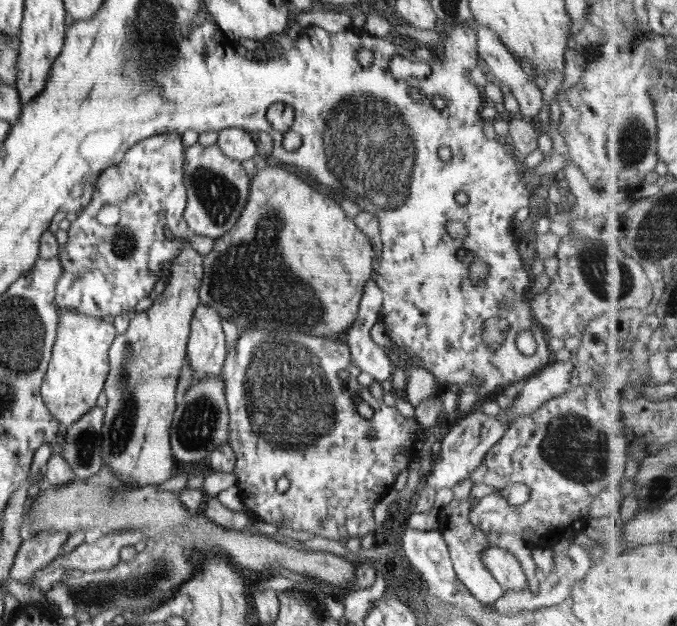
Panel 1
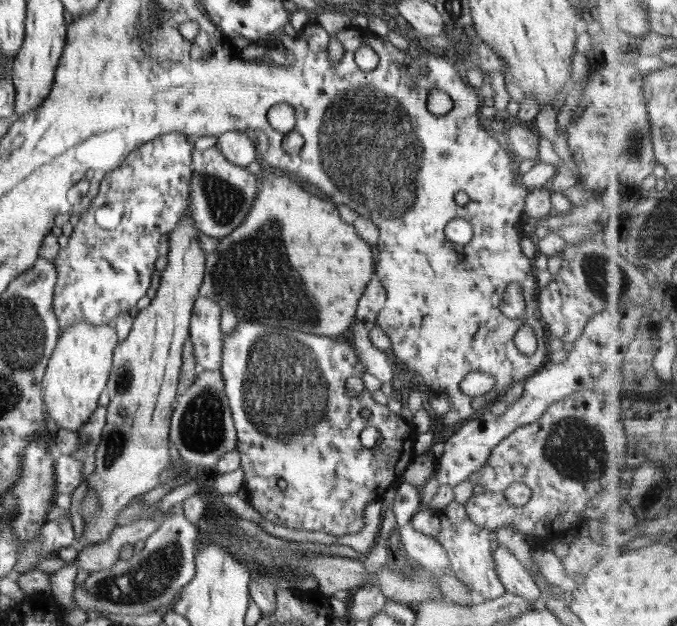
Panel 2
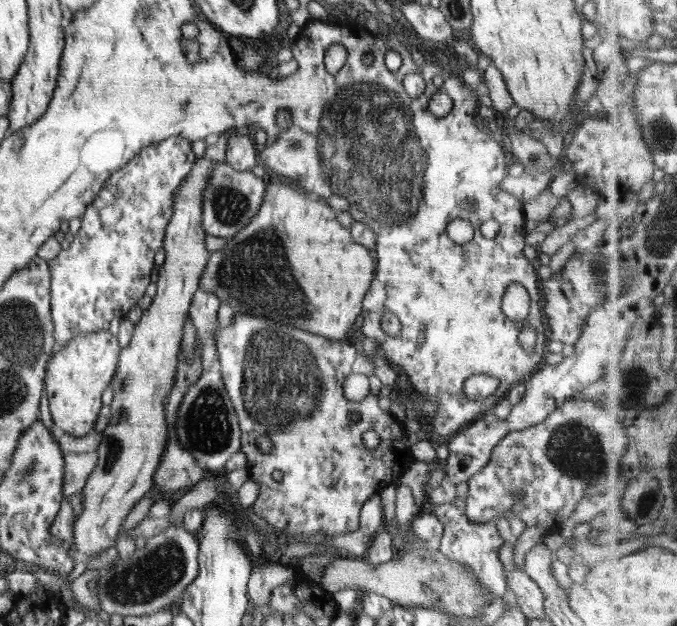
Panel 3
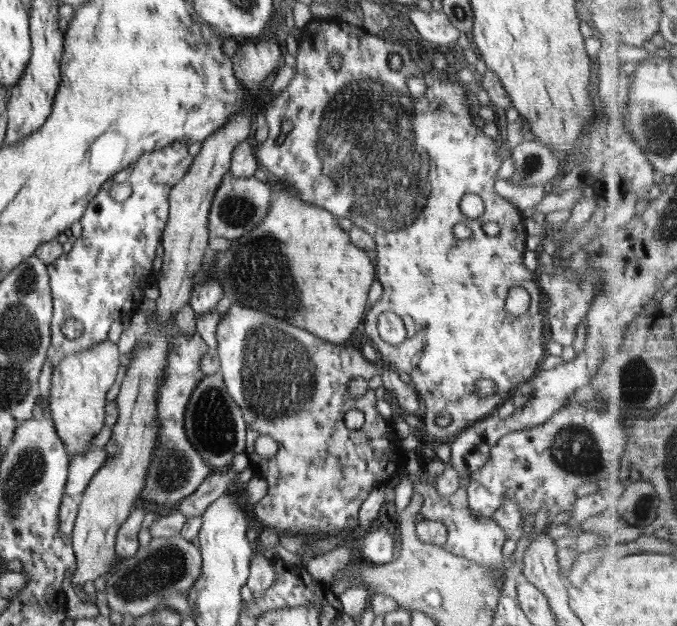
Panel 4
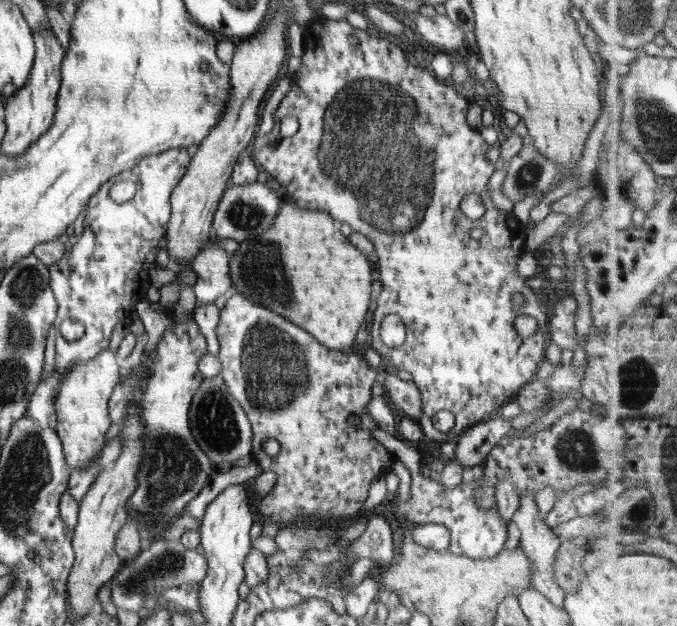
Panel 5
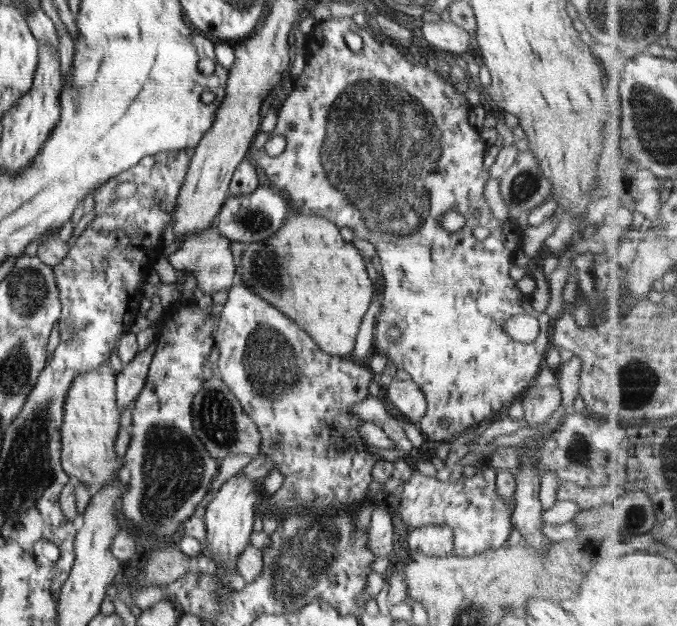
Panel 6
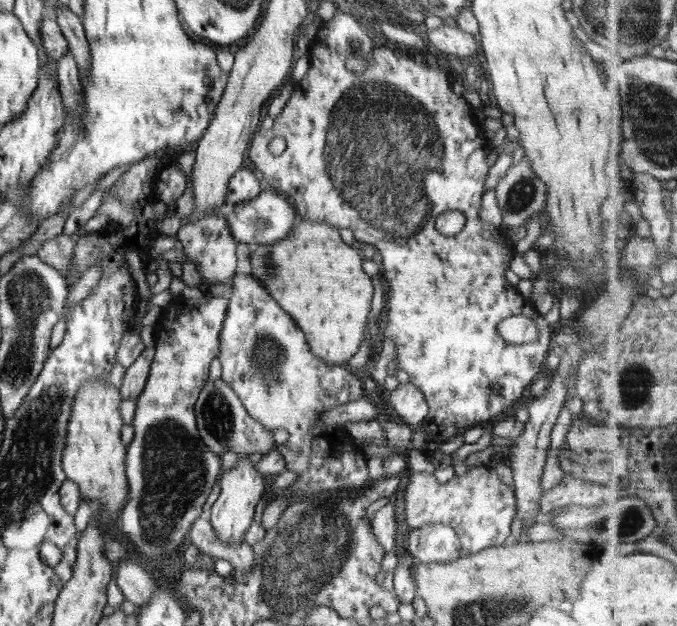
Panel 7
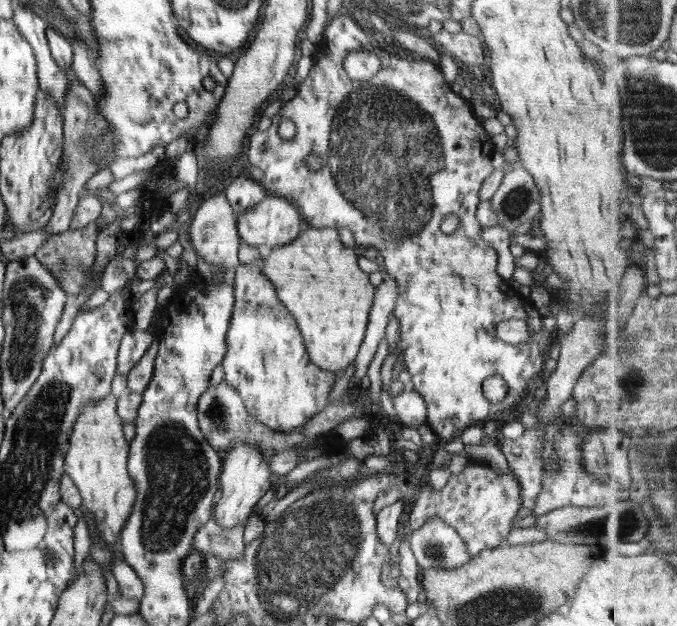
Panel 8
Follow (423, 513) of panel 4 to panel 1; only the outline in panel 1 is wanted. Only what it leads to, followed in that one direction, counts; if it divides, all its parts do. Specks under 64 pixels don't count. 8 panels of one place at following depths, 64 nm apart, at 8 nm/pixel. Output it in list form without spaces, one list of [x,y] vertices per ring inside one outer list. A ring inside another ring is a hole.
[[[454,498],[449,504],[438,509],[440,526],[438,529],[446,542],[453,570],[458,580],[471,592],[475,600],[478,600],[482,605],[492,605],[503,596],[506,590],[500,587],[500,584],[488,572],[486,564],[482,563],[482,552],[492,545],[487,540],[486,532],[469,522],[469,509],[470,503],[467,498]]]

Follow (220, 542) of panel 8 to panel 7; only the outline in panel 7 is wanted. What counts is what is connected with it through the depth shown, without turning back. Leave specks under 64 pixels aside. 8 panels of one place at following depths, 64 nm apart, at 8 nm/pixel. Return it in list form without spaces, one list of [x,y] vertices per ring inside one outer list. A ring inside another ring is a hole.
[[[218,483],[212,486],[210,496],[206,498],[202,506],[202,514],[191,524],[189,528],[189,541],[204,555],[210,555],[215,560],[222,559],[228,561],[234,569],[246,573],[254,565],[254,550],[245,541],[234,543],[234,545],[224,545],[218,541],[216,533],[210,524],[210,508],[220,495],[221,488]]]

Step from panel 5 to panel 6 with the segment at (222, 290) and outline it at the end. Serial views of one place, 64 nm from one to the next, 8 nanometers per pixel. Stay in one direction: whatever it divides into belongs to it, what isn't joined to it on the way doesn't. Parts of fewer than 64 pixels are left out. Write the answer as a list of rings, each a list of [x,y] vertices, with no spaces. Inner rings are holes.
[[[211,222],[211,226],[205,228],[202,232],[187,234],[183,238],[183,244],[170,255],[168,260],[176,270],[193,272],[197,280],[197,287],[204,294],[212,294],[218,292],[218,290],[229,290],[232,287],[236,268],[232,259],[230,243],[231,240],[222,236],[215,223]]]

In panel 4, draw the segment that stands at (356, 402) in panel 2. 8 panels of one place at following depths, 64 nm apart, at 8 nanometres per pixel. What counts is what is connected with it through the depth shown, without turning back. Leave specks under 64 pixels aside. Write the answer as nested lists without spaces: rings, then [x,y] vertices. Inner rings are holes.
[[[233,301],[228,313],[224,315],[224,318],[217,326],[217,340],[218,362],[220,362],[219,369],[220,372],[222,372],[222,380],[225,382],[227,391],[231,394],[232,400],[234,400],[238,408],[242,411],[244,422],[247,424],[245,453],[248,455],[254,474],[266,478],[268,482],[266,495],[254,504],[254,514],[256,514],[256,518],[261,520],[266,527],[276,529],[280,533],[296,532],[307,535],[324,535],[326,537],[357,531],[361,504],[368,498],[372,489],[376,485],[380,486],[381,484],[388,486],[388,482],[391,478],[399,475],[402,470],[408,469],[407,458],[404,456],[400,441],[402,438],[394,432],[392,424],[394,420],[387,421],[378,410],[376,410],[377,404],[374,390],[369,388],[364,396],[359,396],[358,398],[350,398],[346,390],[346,384],[348,384],[351,378],[363,376],[369,380],[371,377],[379,374],[379,362],[369,361],[360,351],[354,349],[354,347],[332,344],[320,340],[309,331],[302,330],[302,328],[298,328],[293,324],[288,324],[286,321],[276,318],[275,316],[270,316],[261,310],[248,308],[245,304],[238,304]],[[348,410],[360,410],[360,412],[364,413],[365,422],[359,430],[348,429],[344,424],[344,414],[346,414]],[[261,434],[268,434],[270,438],[273,438],[278,443],[278,451],[274,458],[262,458],[262,456],[254,451],[254,442],[256,442],[256,438]]]

